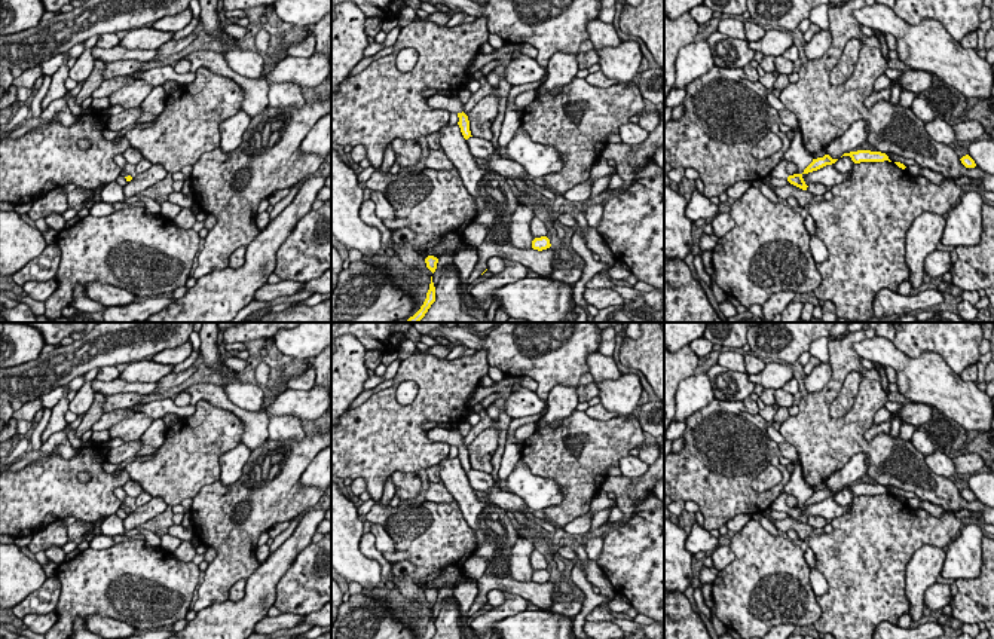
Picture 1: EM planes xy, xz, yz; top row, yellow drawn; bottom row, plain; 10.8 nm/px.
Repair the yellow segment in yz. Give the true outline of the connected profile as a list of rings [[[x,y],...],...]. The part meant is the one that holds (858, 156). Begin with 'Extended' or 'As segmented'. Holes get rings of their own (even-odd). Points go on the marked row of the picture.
As segmented. [[[871,150],[850,152],[850,153],[844,153],[842,156],[850,156],[854,163],[860,163],[860,162],[884,162],[884,160],[891,162],[886,153],[871,152]]]

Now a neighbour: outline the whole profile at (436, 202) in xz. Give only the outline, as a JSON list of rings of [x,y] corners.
[[[456,168],[400,169],[398,174],[374,171],[364,186],[389,201],[395,220],[410,221],[407,229],[416,236],[406,244],[392,241],[395,256],[410,269],[432,276],[425,263],[428,256],[438,259],[446,251],[455,256],[468,245],[464,232],[478,208]]]

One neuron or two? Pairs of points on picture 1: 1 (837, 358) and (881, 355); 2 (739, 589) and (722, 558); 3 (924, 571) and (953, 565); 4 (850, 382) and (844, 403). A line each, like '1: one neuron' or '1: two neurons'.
1: two neurons
2: two neurons
3: two neurons
4: one neuron

